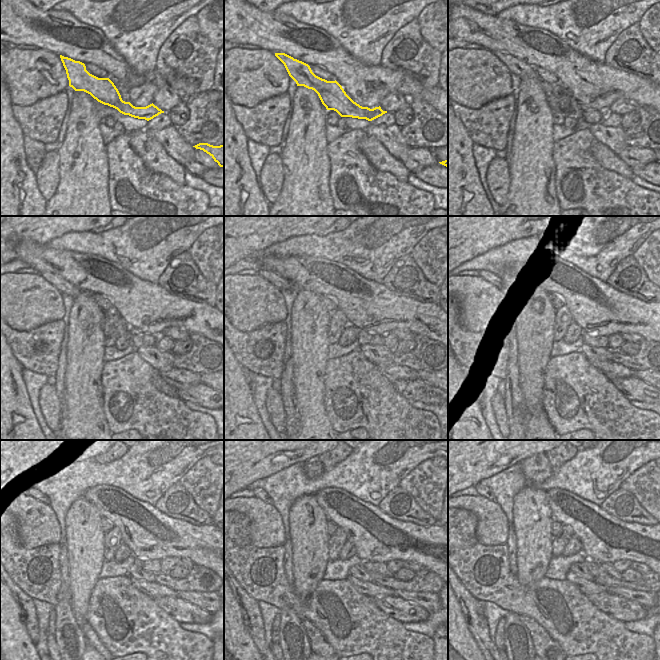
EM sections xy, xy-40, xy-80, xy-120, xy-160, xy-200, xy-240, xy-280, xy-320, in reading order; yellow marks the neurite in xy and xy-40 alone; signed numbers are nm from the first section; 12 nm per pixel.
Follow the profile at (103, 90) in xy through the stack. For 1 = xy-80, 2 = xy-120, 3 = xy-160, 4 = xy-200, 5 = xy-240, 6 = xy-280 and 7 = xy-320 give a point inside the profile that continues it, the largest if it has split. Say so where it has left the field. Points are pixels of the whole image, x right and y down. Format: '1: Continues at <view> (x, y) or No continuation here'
1: Continues at xy-80 (559, 98)
2: Continues at xy-120 (63, 286)
3: Continues at xy-160 (278, 281)
4: Continues at xy-200 (485, 274)
5: Continues at xy-240 (36, 495)
6: Continues at xy-280 (258, 492)
7: Continues at xy-320 (484, 491)

